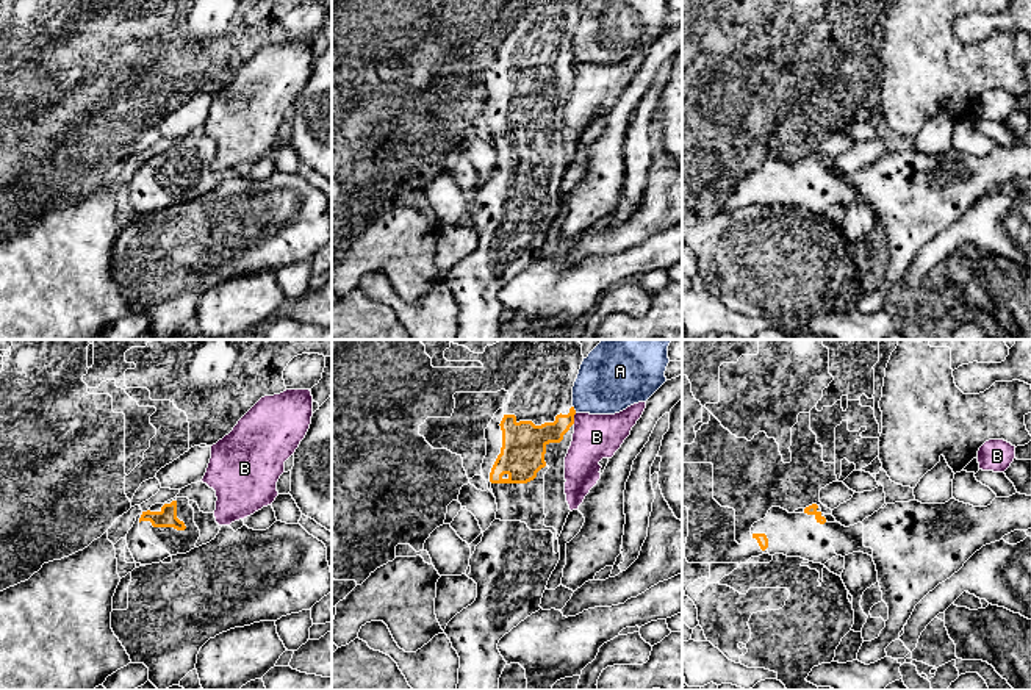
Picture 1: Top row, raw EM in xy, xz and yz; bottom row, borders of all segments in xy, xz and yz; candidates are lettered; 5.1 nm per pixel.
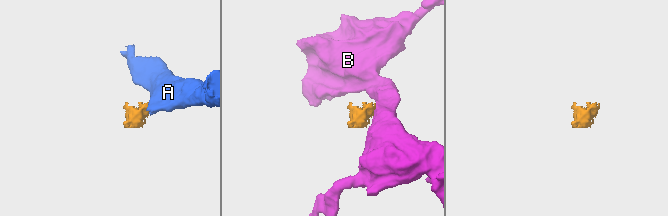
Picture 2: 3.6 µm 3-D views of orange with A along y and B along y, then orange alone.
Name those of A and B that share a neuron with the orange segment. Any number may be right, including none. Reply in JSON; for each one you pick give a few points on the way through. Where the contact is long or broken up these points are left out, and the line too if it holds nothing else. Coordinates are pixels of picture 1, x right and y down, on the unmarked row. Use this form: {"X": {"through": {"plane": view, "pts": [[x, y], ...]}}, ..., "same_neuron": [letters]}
{"same_neuron": []}

